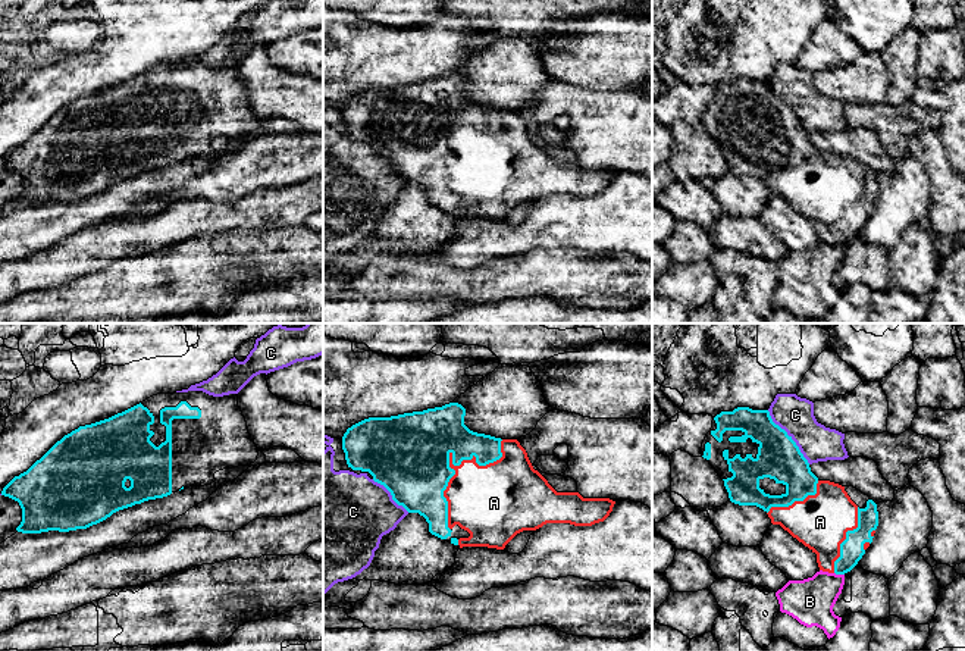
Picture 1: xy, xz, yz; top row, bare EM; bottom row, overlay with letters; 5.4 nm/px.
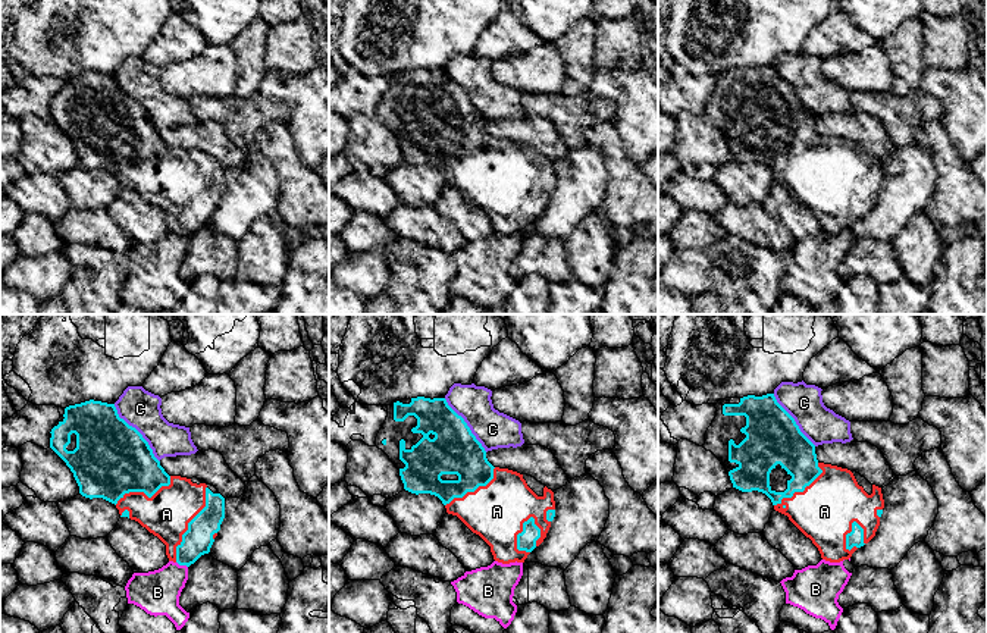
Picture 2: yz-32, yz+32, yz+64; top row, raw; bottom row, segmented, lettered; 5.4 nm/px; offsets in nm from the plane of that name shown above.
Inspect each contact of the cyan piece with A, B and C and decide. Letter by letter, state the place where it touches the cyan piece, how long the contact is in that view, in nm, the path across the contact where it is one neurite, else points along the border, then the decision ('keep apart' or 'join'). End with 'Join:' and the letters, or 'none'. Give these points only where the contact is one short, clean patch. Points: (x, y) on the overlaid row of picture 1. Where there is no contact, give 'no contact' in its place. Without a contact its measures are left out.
A: xz (454, 465) | 550 nm | join
B: yz (839, 573) | 60 nm | along yz (835, 572), (843, 575) | keep apart
C: yz (789, 437) | 380 nm | keep apart
Join: A

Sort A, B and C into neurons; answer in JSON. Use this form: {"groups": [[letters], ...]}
{"groups": [["A"], ["B"], ["C"]]}

